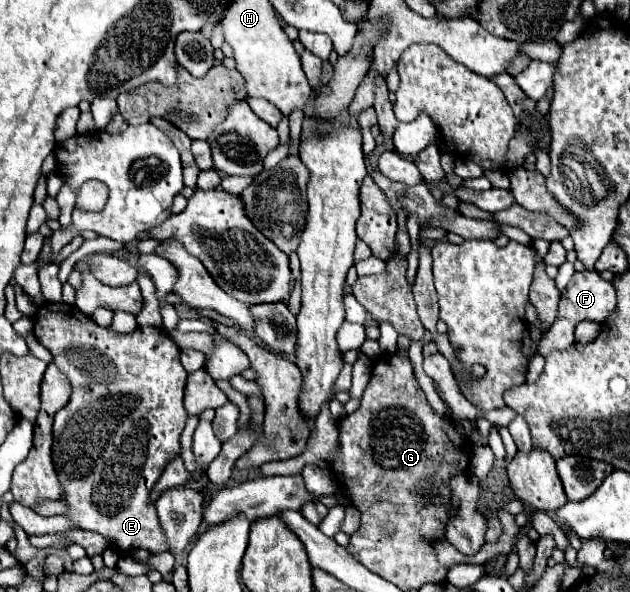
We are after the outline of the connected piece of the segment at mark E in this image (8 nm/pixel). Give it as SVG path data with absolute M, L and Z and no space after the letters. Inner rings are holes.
M45 302L37 308L33 330L53 358L53 364L71 382L71 398L55 414L53 424L53 462L63 484L63 502L69 506L71 518L81 530L99 532L115 550L145 548L153 552L169 550L169 542L157 518L155 506L149 506L151 488L157 484L163 468L179 456L179 436L185 428L187 410L183 408L183 388L187 372L179 362L181 350L171 340L165 328L139 326L131 334L115 334L109 328L97 326L89 316L83 316L77 306L65 302Z

